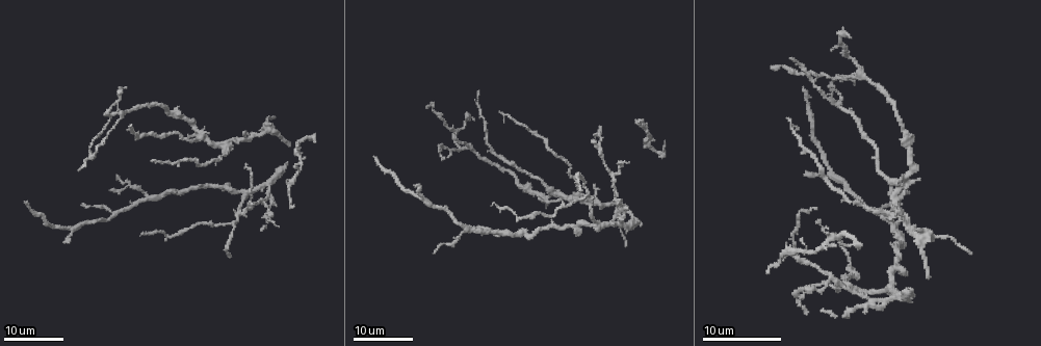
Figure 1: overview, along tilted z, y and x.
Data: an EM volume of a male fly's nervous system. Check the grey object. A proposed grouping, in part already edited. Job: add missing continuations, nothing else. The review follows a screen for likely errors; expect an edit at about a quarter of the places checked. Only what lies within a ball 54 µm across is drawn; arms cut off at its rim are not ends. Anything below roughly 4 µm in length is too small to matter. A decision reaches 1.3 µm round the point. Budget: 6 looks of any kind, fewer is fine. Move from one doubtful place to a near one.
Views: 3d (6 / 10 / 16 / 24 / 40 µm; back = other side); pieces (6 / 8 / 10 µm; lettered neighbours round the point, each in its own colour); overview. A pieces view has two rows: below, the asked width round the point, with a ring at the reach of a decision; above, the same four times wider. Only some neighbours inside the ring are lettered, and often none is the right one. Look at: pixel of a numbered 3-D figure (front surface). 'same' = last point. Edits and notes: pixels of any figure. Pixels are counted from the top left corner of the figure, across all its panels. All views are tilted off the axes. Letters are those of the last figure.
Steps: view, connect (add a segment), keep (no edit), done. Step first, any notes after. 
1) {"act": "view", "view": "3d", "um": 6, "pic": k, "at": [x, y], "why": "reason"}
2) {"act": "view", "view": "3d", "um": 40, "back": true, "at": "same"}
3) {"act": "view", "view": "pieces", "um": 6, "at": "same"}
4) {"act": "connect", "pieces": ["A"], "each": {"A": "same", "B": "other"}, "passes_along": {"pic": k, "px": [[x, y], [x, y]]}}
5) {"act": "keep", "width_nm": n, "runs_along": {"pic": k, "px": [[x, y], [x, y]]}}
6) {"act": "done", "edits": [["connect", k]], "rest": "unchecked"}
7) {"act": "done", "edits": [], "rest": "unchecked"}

{"act": "view", "view": "3d", "um": 16, "pic": 1, "at": [190, 136], "why": "free end"}

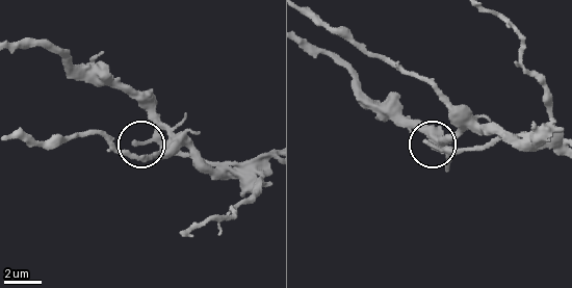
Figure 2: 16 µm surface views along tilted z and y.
{"act": "view", "view": "pieces", "um": 8, "pic": 2, "at": [427, 142]}

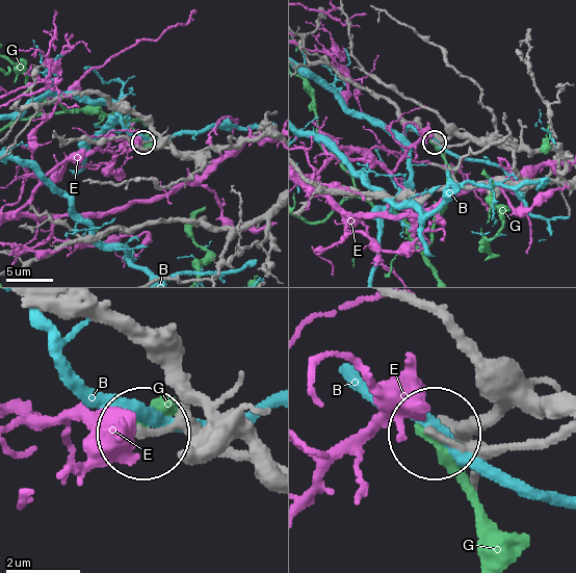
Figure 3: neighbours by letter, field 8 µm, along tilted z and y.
{"act": "keep", "each": {"B": "other", "E": "other", "G": "other"}, "runs_along": {"pic": 3, "px": [[271, 137], [258, 136], [232, 147], [190, 152], [145, 141]]}, "found": "none of them fits"}

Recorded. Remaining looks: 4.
{"act": "view", "view": "3d", "um": 16, "pic": 1, "at": [259, 131], "why": "free end"}

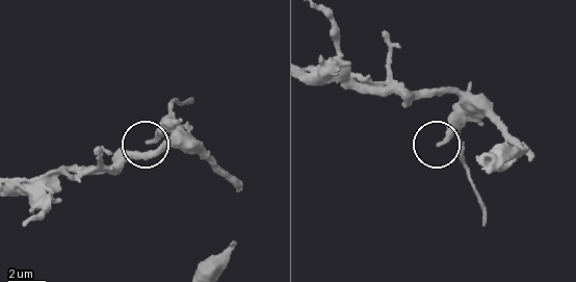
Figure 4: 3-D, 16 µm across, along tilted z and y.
{"act": "view", "view": "pieces", "um": 6, "pic": 4, "at": [438, 144], "why": "see the neighbours"}

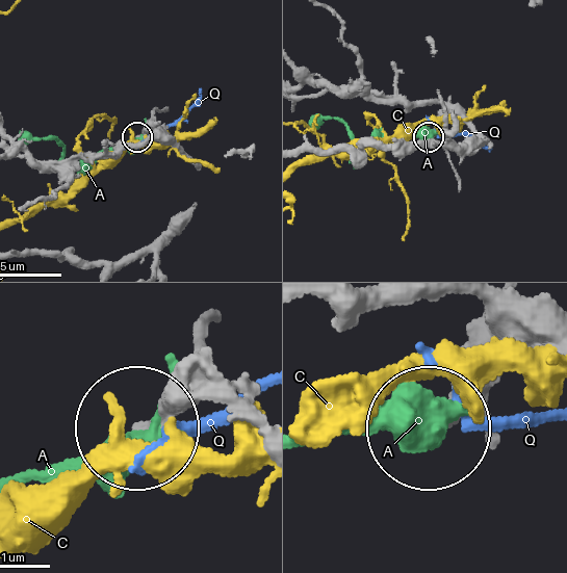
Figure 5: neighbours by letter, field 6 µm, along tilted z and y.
{"act": "keep", "each": {"A": "other", "C": "other", "Q": "other"}, "found": "no lettered segment goes on from it"}

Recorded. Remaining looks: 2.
{"act": "view", "view": "3d", "um": 16, "pic": 1, "at": [595, 143], "why": "an open end"}

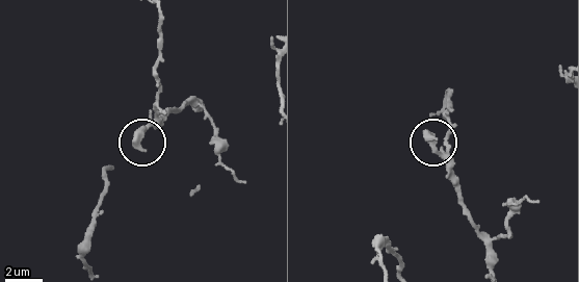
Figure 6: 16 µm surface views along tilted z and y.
{"act": "view", "view": "pieces", "um": 8, "pic": 6, "at": [140, 150], "why": "see the neighbours"}

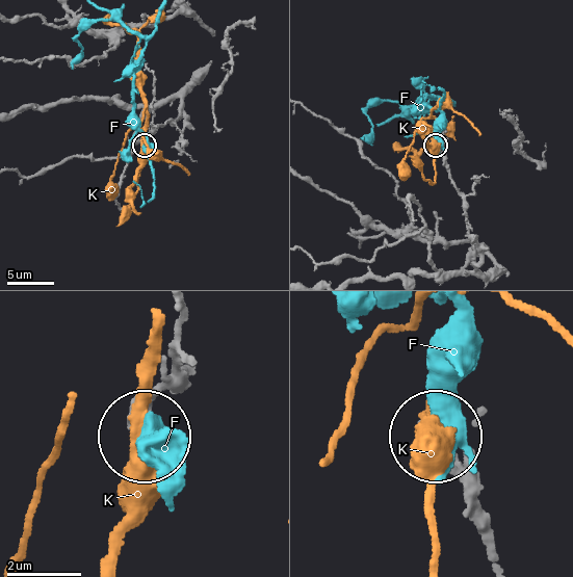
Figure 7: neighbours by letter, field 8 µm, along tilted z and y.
{"act": "keep", "width_nm": 310, "each": {"F": "other", "K": "other"}, "found": "none of them fits"}

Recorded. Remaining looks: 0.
{"act": "done", "edits": [], "rest": "unchecked"}

